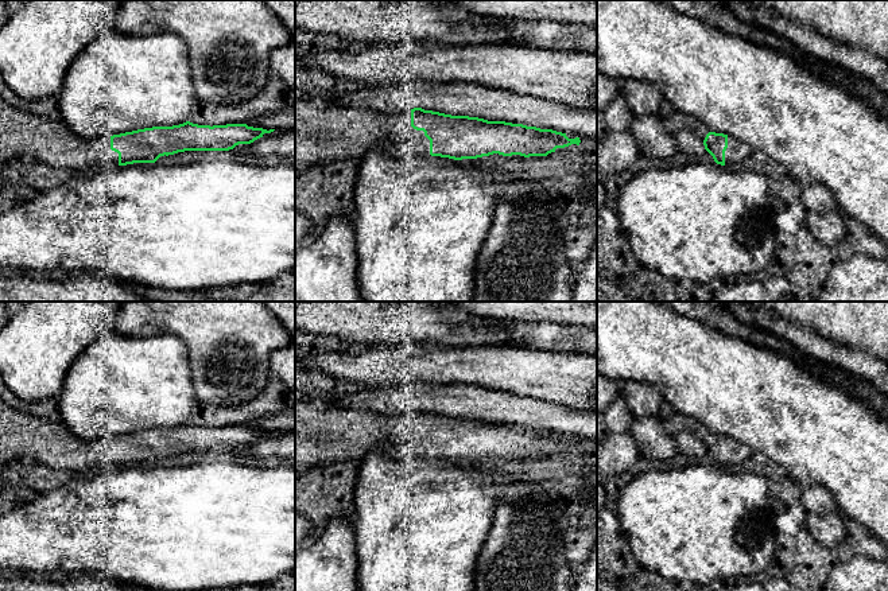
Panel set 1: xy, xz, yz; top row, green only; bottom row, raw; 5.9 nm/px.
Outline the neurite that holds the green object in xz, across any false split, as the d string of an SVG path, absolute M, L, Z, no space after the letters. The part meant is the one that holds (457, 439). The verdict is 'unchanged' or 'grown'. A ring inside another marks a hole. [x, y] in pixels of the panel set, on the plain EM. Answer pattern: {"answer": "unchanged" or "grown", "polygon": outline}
{"answer": "grown", "polygon": "M302 400L295 401L295 473L303 467L319 467L337 462L361 460L369 451L384 447L398 458L406 456L431 456L449 459L454 462L477 460L499 455L503 458L520 456L547 458L557 450L565 450L571 446L579 447L579 439L569 440L566 435L552 431L540 431L523 425L505 423L488 423L478 419L451 417L422 409L403 411L393 416L364 413L360 409L344 409L340 407L321 408Z"}

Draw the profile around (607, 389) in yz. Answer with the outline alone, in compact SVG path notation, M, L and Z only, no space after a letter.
M597 374L597 412L602 413L620 394L620 381Z

